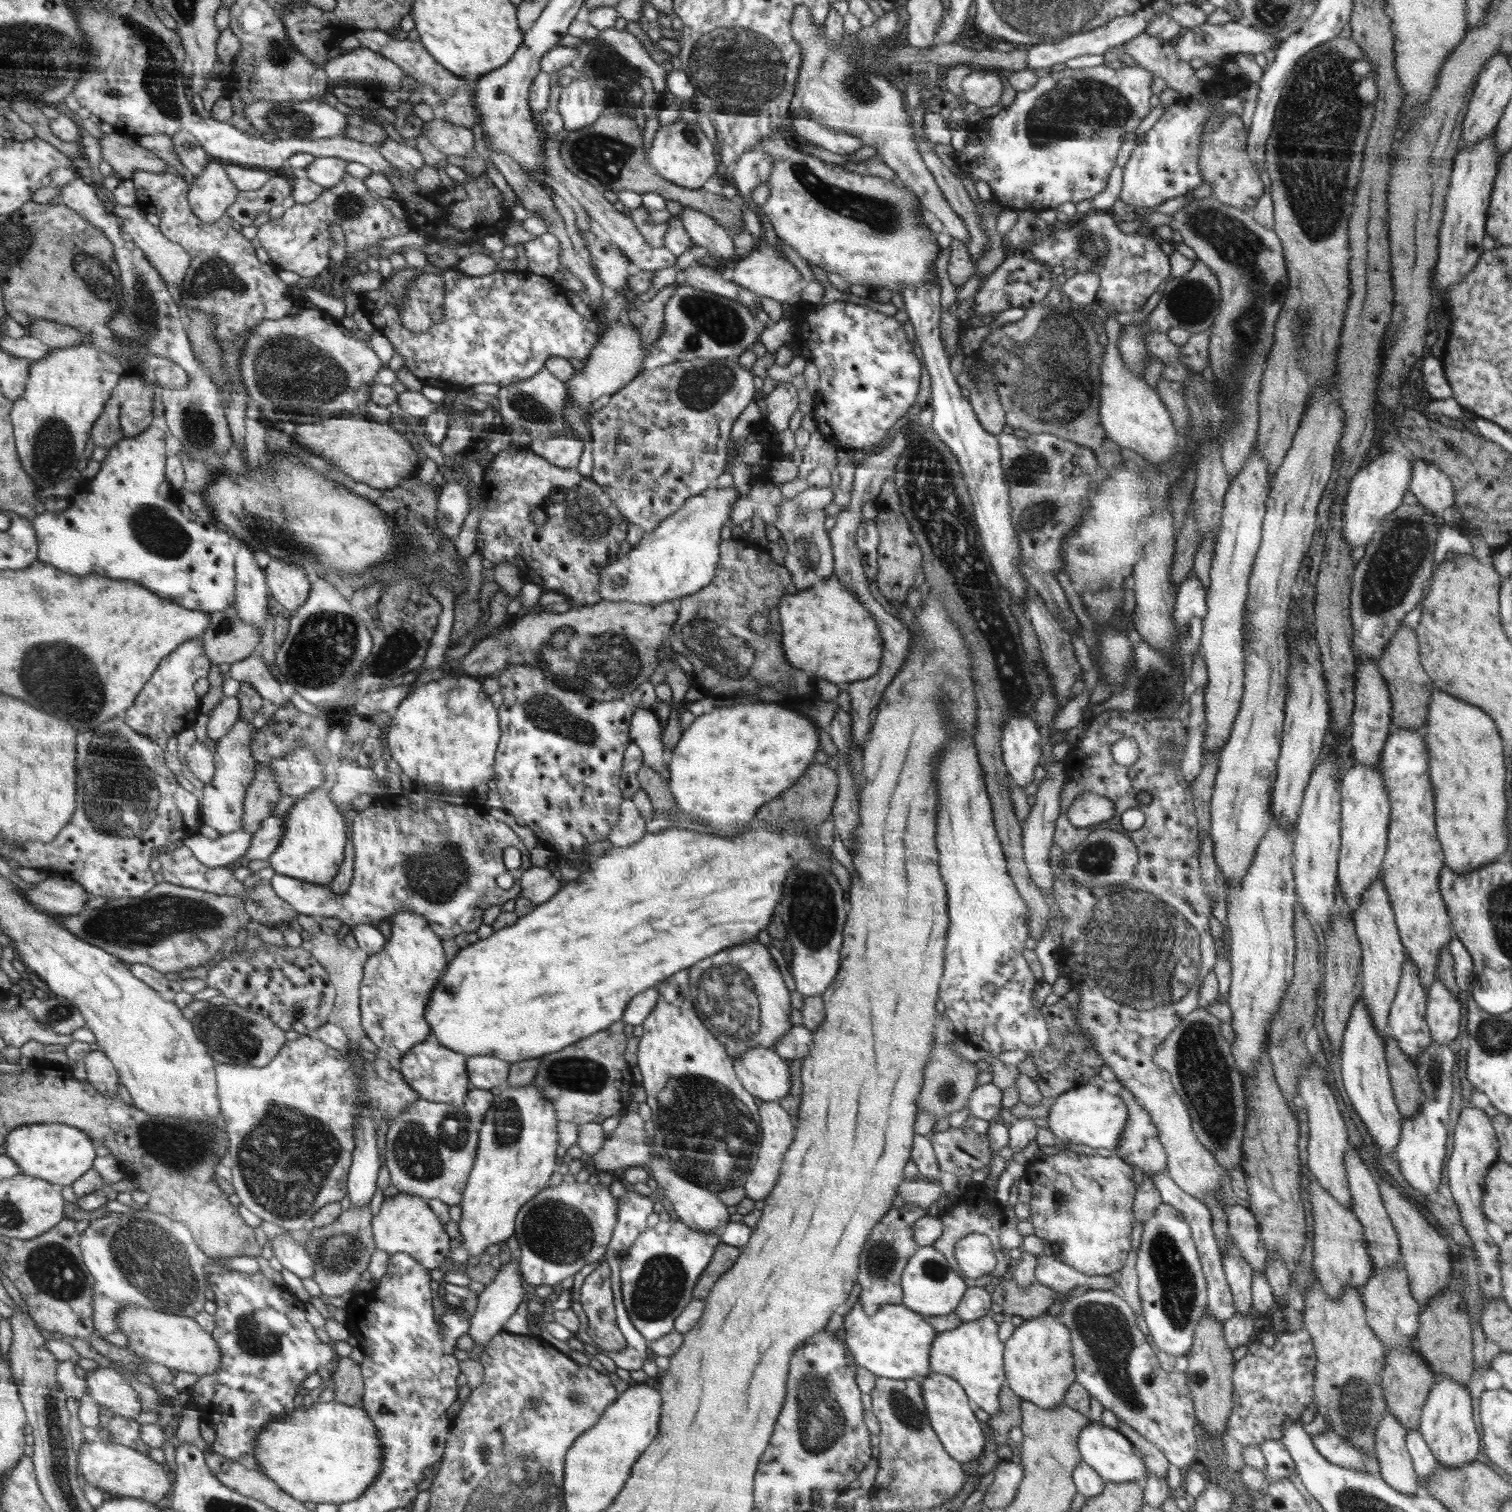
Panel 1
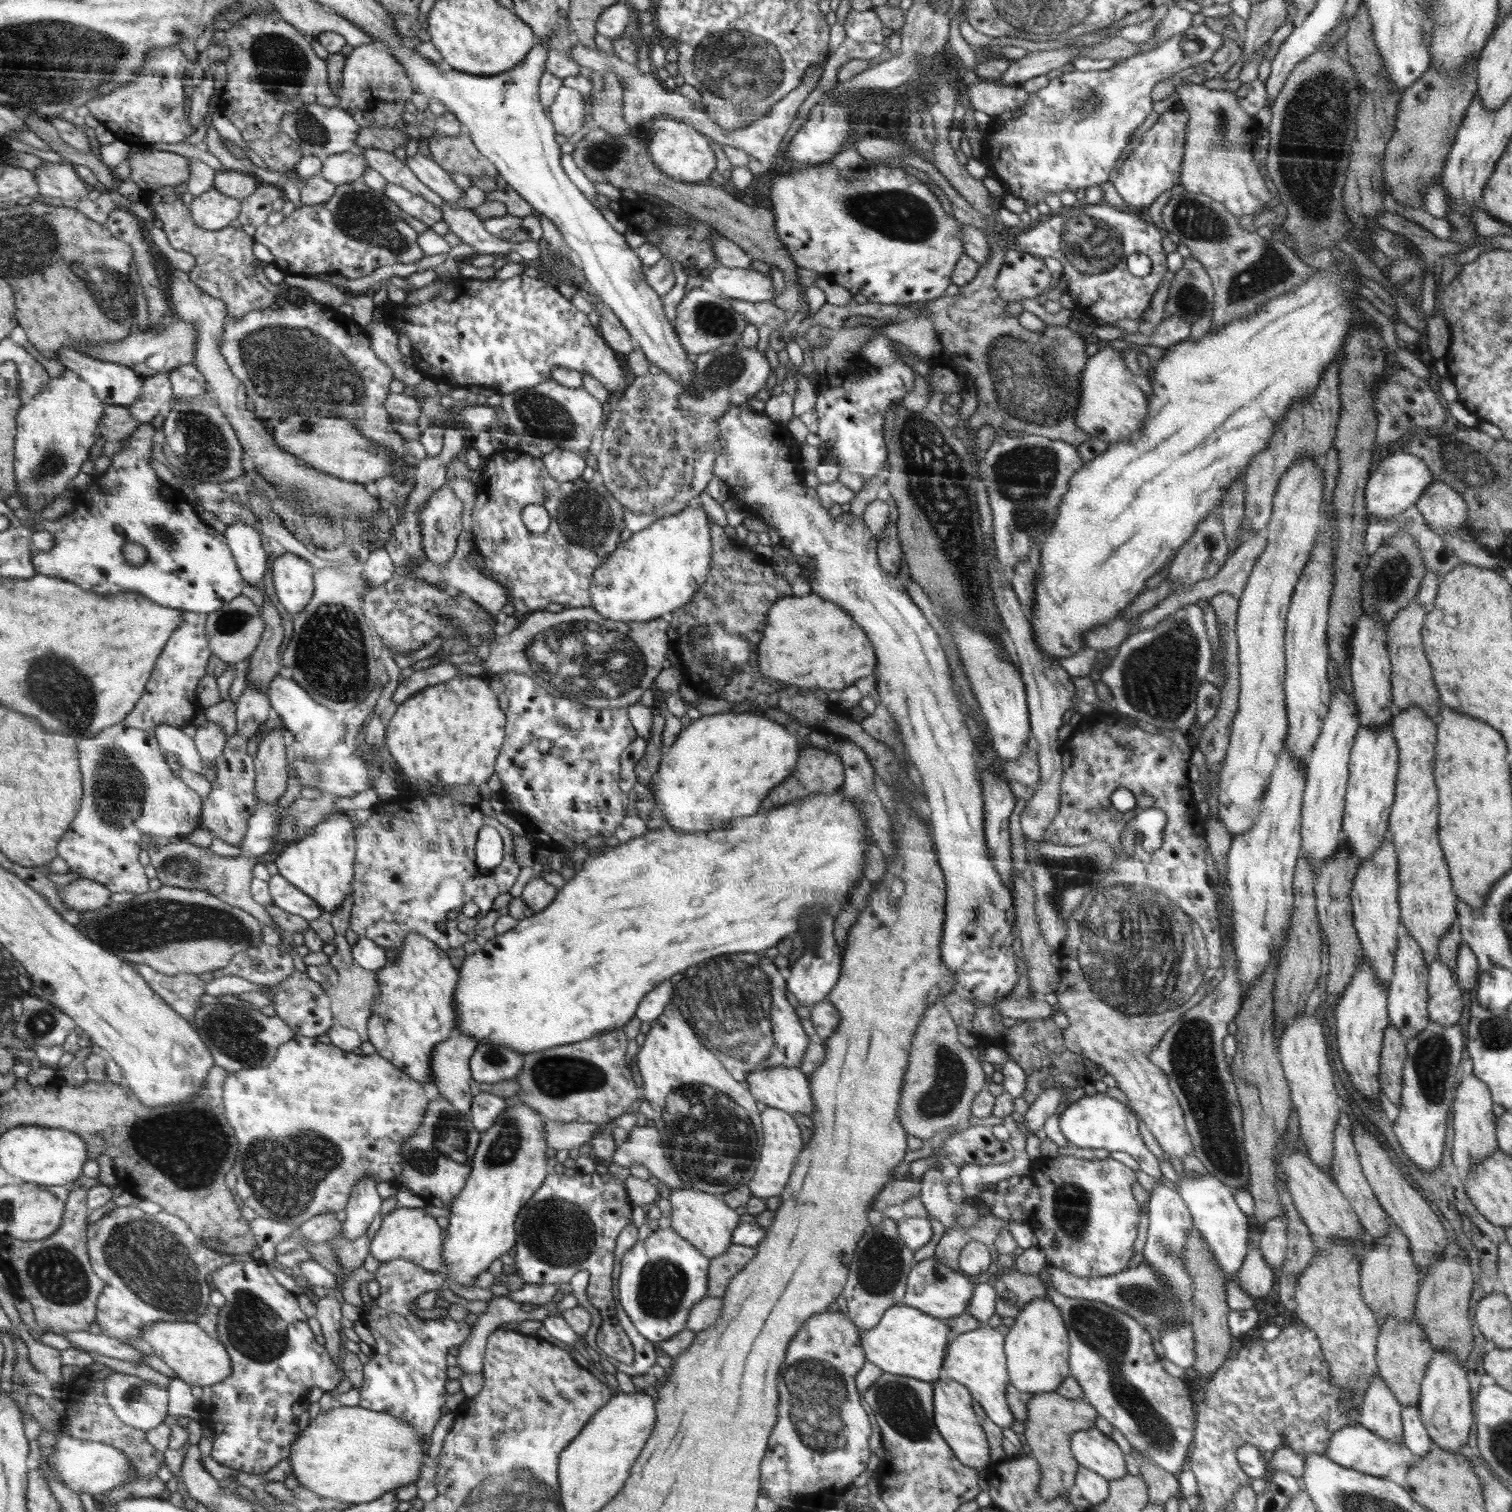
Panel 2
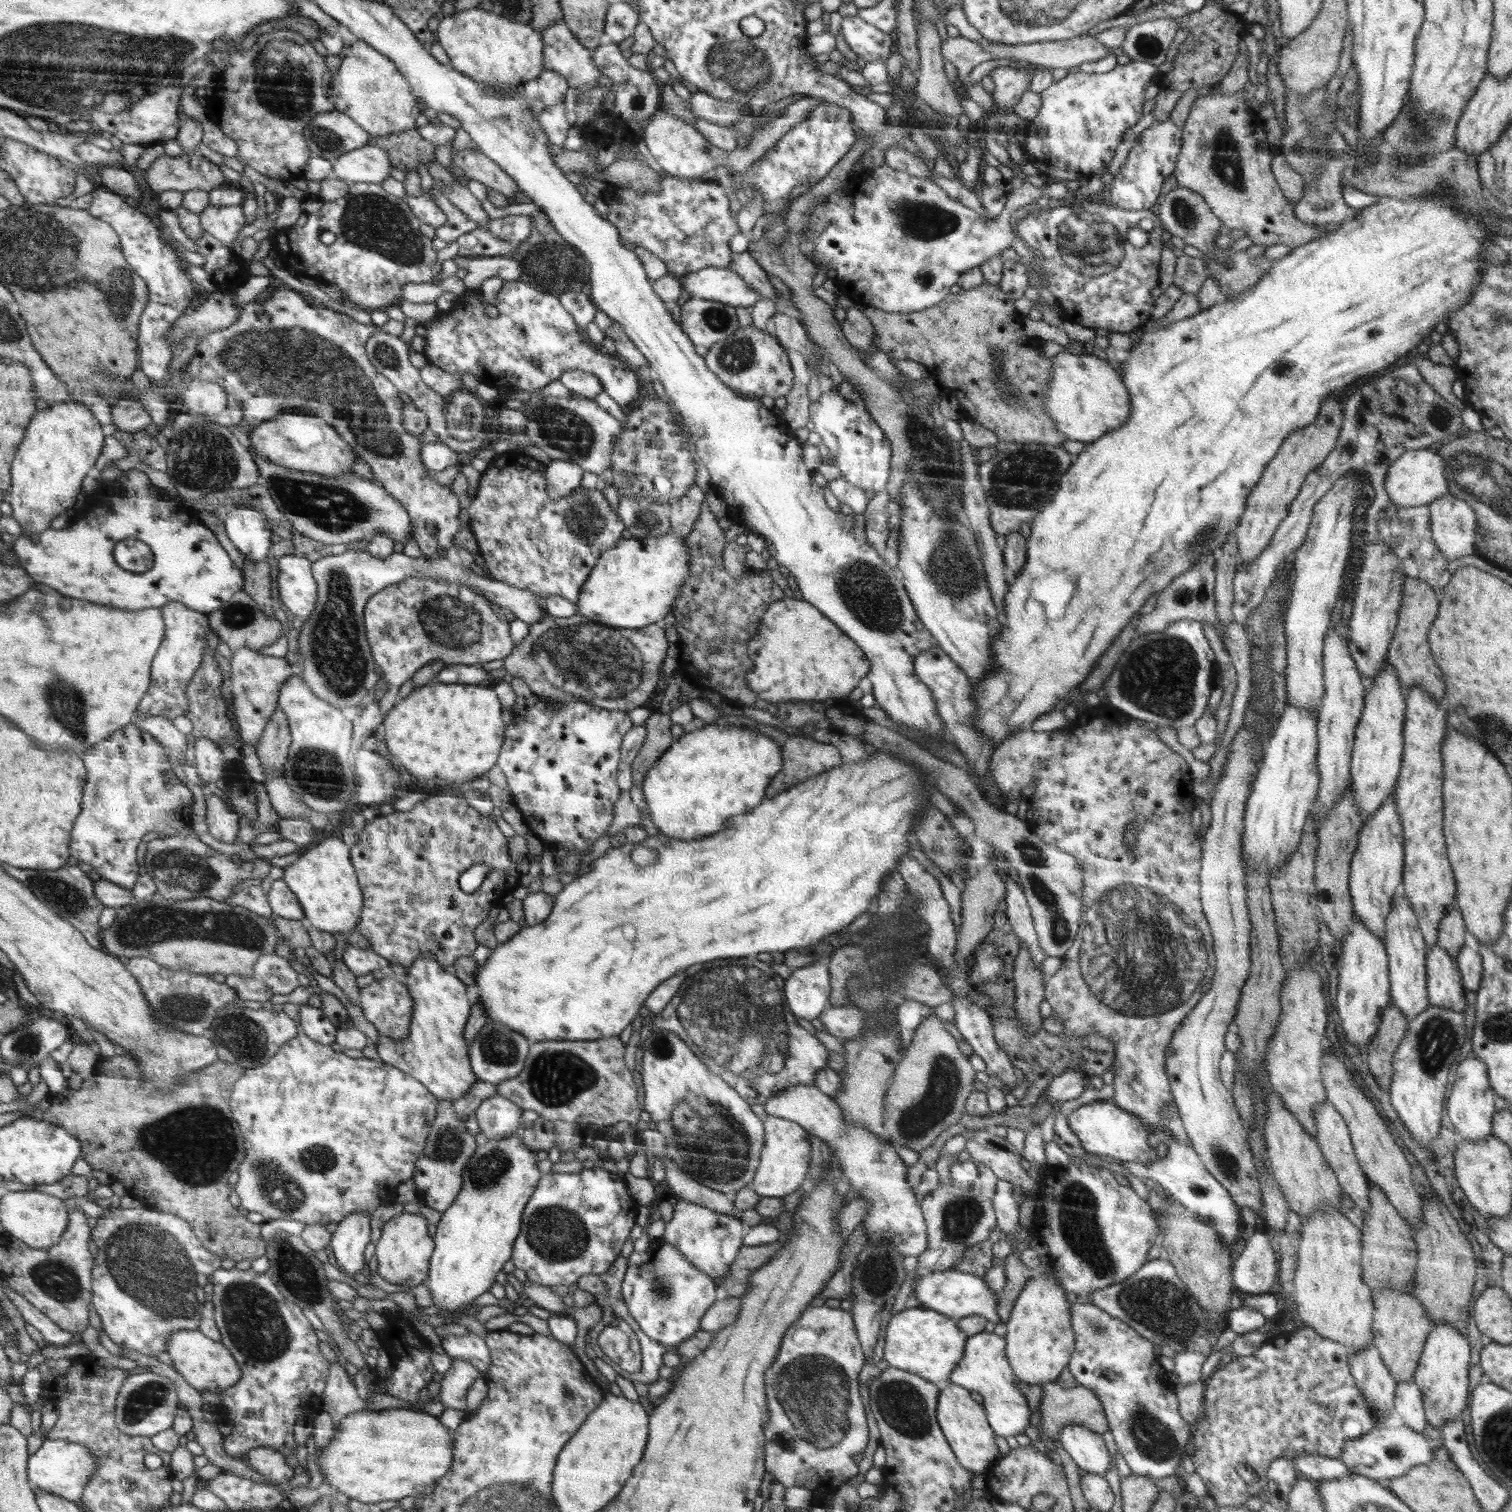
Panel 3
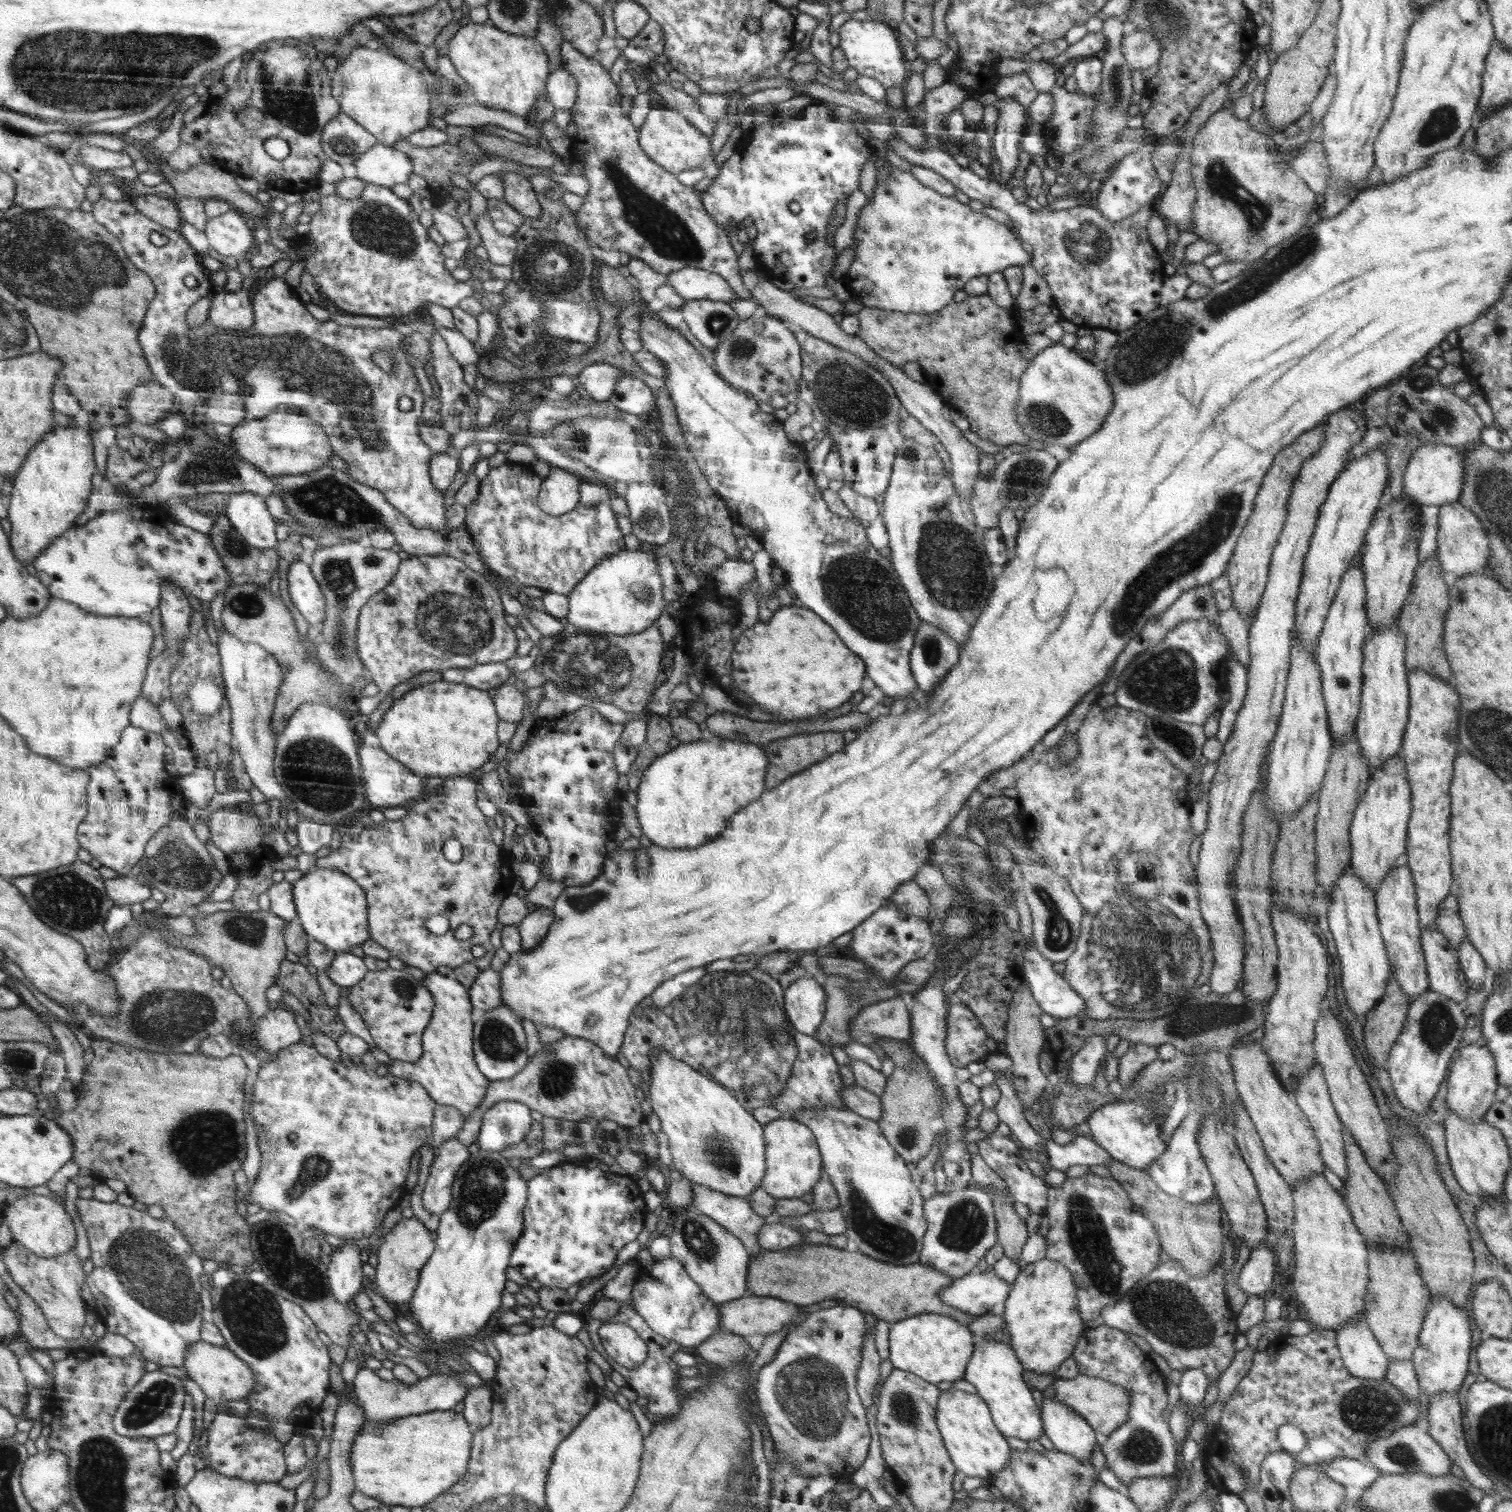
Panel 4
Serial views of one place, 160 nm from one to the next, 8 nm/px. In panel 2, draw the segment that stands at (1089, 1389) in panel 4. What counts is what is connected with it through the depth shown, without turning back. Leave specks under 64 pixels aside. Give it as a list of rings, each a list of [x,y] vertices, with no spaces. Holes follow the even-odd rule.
[[[1056,1392],[1035,1394],[1027,1406],[1025,1436],[1032,1456],[1041,1468],[1041,1479],[1037,1493],[1044,1501],[1053,1500],[1061,1494],[1068,1494],[1075,1485],[1079,1462],[1071,1451],[1071,1436],[1074,1432],[1094,1427],[1096,1409],[1086,1400],[1068,1400]]]

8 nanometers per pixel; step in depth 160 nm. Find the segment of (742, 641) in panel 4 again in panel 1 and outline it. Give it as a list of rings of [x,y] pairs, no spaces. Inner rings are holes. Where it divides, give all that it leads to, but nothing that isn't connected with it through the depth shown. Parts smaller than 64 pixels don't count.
[[[836,573],[802,592],[784,596],[779,615],[782,648],[792,666],[839,685],[871,679],[879,673],[885,654],[882,634],[859,597],[840,582]]]

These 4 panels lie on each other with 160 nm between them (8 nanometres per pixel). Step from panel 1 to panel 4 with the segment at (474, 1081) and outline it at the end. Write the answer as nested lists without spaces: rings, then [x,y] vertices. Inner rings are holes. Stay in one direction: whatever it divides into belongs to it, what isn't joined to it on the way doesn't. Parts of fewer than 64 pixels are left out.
[[[500,1005],[498,1008],[494,1008],[494,1010],[487,1010],[486,1012],[474,1009],[473,1014],[475,1021],[474,1053],[480,1070],[493,1081],[511,1079],[513,1076],[518,1075],[527,1066],[528,1062],[530,1062],[530,1058],[526,1053],[526,1035],[519,1016],[512,1009],[506,1008],[504,1005]]]

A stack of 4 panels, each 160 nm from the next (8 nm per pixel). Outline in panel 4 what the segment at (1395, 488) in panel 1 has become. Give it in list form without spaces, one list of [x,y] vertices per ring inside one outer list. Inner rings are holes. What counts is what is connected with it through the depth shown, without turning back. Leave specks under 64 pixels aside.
[[[1434,442],[1417,448],[1403,472],[1401,492],[1424,507],[1455,503],[1463,487],[1464,449],[1450,444]]]

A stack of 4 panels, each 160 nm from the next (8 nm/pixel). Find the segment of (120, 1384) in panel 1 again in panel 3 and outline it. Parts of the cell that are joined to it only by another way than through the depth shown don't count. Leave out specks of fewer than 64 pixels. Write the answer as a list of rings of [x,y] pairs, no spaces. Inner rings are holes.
[[[146,1371],[128,1376],[119,1393],[114,1416],[118,1428],[123,1433],[150,1437],[173,1425],[176,1409],[180,1405],[174,1383],[165,1375],[160,1376]]]

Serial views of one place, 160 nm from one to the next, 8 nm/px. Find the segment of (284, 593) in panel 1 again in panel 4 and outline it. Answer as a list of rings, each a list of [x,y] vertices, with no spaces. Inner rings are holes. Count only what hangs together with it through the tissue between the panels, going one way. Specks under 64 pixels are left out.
[[[307,560],[292,563],[288,569],[288,594],[296,610],[309,624],[323,622],[326,616],[326,597],[315,579]]]

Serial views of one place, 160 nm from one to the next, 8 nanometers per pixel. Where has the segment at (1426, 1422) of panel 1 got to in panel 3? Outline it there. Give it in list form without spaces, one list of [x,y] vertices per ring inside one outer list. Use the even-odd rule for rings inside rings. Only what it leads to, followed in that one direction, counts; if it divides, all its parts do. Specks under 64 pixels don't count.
[[[1434,1324],[1423,1351],[1413,1380],[1422,1393],[1427,1424],[1441,1430],[1453,1418],[1459,1418],[1466,1407],[1469,1386],[1469,1356],[1471,1346],[1466,1335],[1460,1334],[1451,1324]]]

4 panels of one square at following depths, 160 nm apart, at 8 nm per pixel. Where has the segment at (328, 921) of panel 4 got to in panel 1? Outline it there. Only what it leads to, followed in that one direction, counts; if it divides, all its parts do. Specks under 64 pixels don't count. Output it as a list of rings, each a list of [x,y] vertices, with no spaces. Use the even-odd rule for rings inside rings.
[[[323,784],[320,788],[315,788],[307,792],[303,797],[295,798],[295,803],[285,816],[285,829],[278,844],[277,849],[269,856],[271,867],[278,874],[285,874],[292,878],[319,884],[329,887],[334,882],[334,878],[340,872],[340,866],[346,858],[346,844],[348,844],[348,824],[346,817],[339,811],[337,806],[331,801],[329,796],[330,786]]]

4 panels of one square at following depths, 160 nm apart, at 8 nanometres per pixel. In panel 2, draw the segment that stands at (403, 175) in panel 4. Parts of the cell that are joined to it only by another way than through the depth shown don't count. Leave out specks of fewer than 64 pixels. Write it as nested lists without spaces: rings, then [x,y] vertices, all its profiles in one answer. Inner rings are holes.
[[[354,149],[326,157],[319,174],[328,182],[344,185],[364,176],[368,170],[368,161]]]

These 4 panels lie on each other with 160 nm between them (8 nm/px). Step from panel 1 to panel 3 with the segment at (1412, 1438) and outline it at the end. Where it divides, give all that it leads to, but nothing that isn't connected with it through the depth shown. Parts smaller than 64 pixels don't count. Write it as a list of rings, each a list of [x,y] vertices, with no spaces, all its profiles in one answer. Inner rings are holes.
[[[1414,1380],[1397,1382],[1394,1394],[1395,1411],[1402,1416],[1404,1424],[1414,1432],[1424,1433],[1427,1420],[1422,1393]]]

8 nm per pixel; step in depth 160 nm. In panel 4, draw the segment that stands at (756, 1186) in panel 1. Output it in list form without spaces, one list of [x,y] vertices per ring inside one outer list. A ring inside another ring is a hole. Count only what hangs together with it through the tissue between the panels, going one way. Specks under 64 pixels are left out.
[[[784,1116],[763,1128],[767,1142],[767,1174],[761,1186],[763,1190],[776,1199],[801,1198],[810,1194],[823,1171],[822,1154],[819,1152],[815,1134],[808,1126],[790,1116]]]

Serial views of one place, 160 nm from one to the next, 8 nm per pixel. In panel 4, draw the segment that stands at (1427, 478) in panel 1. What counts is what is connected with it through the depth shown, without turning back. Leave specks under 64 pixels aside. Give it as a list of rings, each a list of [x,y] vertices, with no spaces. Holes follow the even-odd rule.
[[[1459,501],[1439,506],[1437,516],[1437,559],[1443,572],[1453,572],[1457,577],[1478,573],[1488,567],[1491,553],[1486,531],[1476,515]]]

